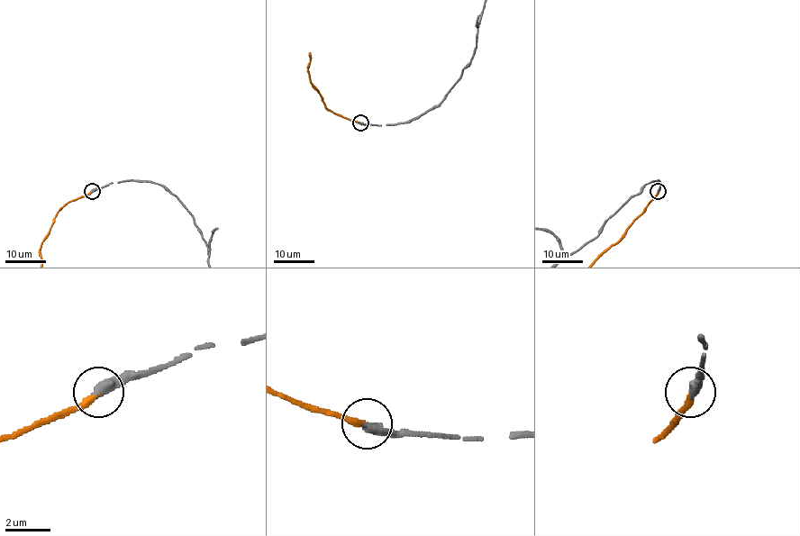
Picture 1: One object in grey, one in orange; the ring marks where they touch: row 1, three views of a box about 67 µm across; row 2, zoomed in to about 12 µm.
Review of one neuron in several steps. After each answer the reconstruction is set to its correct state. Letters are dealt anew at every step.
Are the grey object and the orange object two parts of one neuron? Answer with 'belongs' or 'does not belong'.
belongs

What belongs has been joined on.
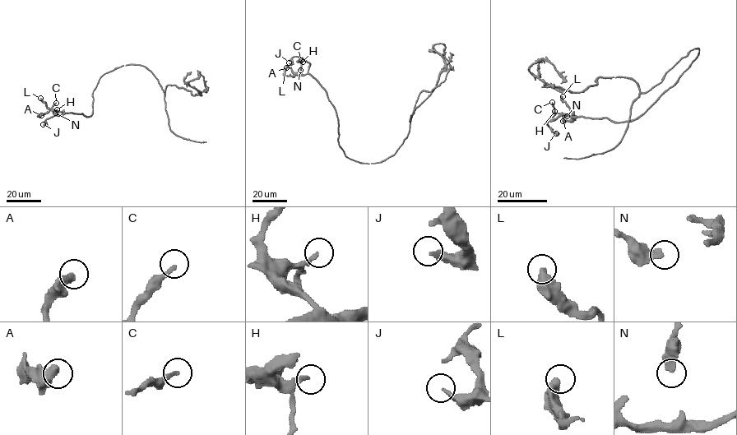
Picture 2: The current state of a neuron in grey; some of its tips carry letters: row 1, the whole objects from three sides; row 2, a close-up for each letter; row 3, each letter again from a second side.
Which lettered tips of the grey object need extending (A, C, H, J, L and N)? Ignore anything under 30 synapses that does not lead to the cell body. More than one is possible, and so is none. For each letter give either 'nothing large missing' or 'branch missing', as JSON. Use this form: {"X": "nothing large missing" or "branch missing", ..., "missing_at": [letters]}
{"A": "nothing large missing", "C": "nothing large missing", "H": "nothing large missing", "J": "nothing large missing", "L": "nothing large missing", "N": "nothing large missing", "missing_at": []}

